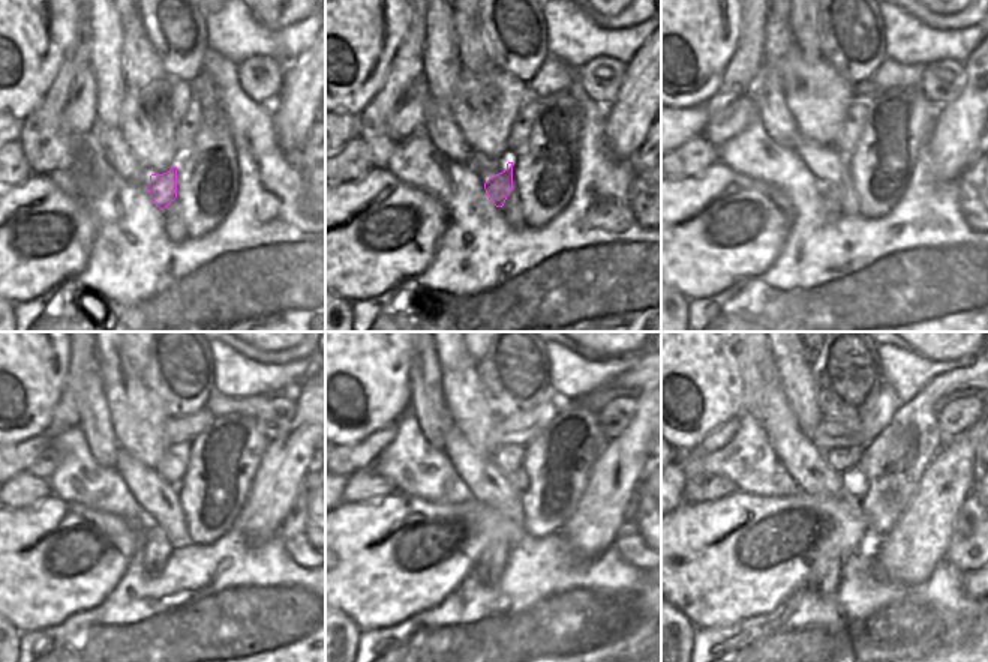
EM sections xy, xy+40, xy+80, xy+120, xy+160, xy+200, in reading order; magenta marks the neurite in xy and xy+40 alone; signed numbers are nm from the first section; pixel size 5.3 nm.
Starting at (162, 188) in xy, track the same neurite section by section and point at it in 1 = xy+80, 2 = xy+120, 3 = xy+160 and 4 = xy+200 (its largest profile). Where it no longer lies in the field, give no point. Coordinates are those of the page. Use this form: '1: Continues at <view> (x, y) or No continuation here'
1: Continues at xy+80 (828, 192)
2: Continues at xy+120 (156, 550)
3: Continues at xy+160 (491, 565)
4: Continues at xy+200 (825, 578).

